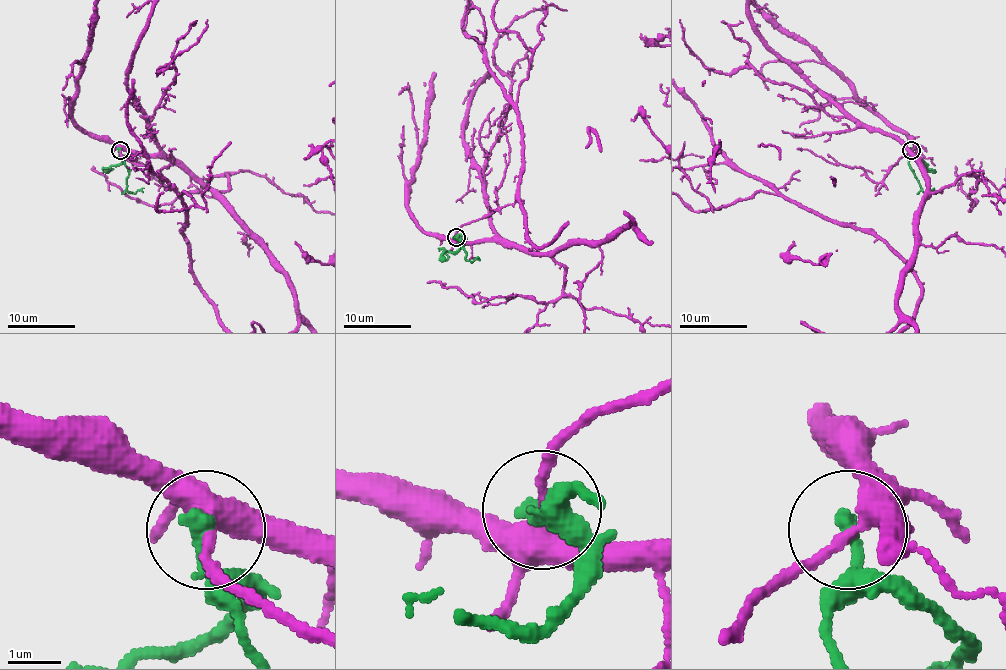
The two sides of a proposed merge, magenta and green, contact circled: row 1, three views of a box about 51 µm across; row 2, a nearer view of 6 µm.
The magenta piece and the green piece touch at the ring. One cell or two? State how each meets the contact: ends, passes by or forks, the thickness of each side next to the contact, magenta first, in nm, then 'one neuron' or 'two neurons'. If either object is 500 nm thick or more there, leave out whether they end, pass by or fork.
magenta forks; green ends; calibres 300 and 320 nm; two neurons

